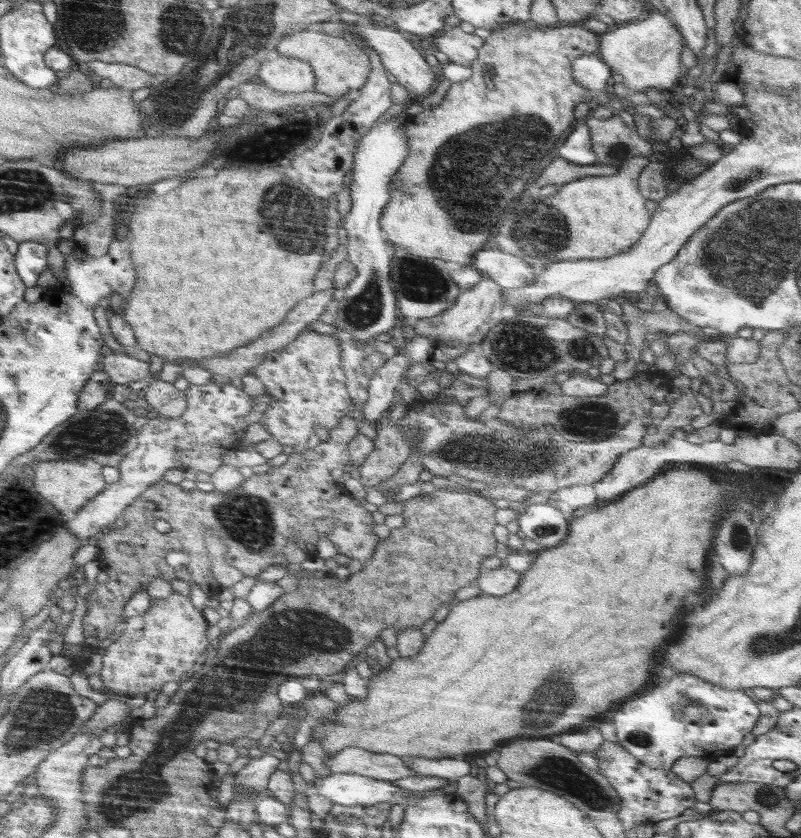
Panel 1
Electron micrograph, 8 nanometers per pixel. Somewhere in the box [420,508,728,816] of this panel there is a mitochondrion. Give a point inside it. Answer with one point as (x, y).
(560, 688)

